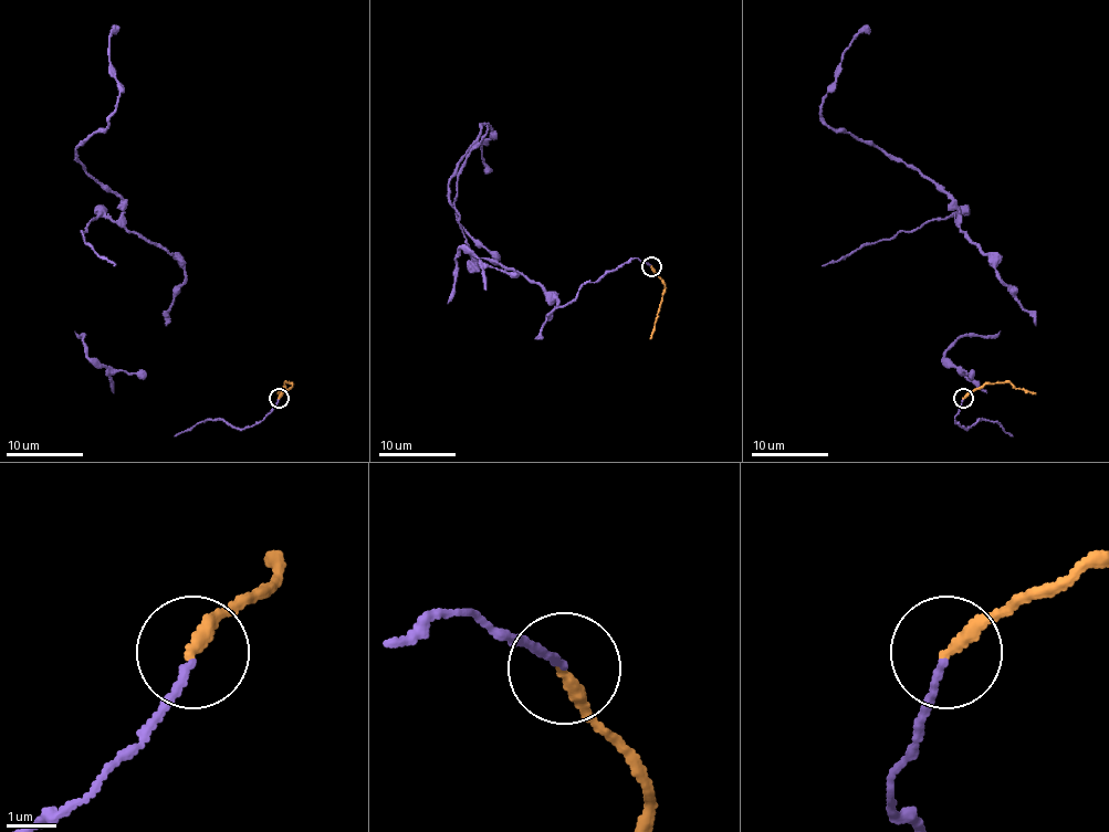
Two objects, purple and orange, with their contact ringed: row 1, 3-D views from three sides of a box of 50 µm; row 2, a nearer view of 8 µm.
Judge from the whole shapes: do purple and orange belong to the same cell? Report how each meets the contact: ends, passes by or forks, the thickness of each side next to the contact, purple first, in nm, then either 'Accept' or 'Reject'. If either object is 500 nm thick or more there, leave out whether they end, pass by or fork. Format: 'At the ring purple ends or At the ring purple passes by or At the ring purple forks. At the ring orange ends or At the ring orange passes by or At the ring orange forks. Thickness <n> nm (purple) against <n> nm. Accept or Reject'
At the ring purple ends. At the ring orange ends. Thickness 120 nm (purple) against 280 nm. Reject

